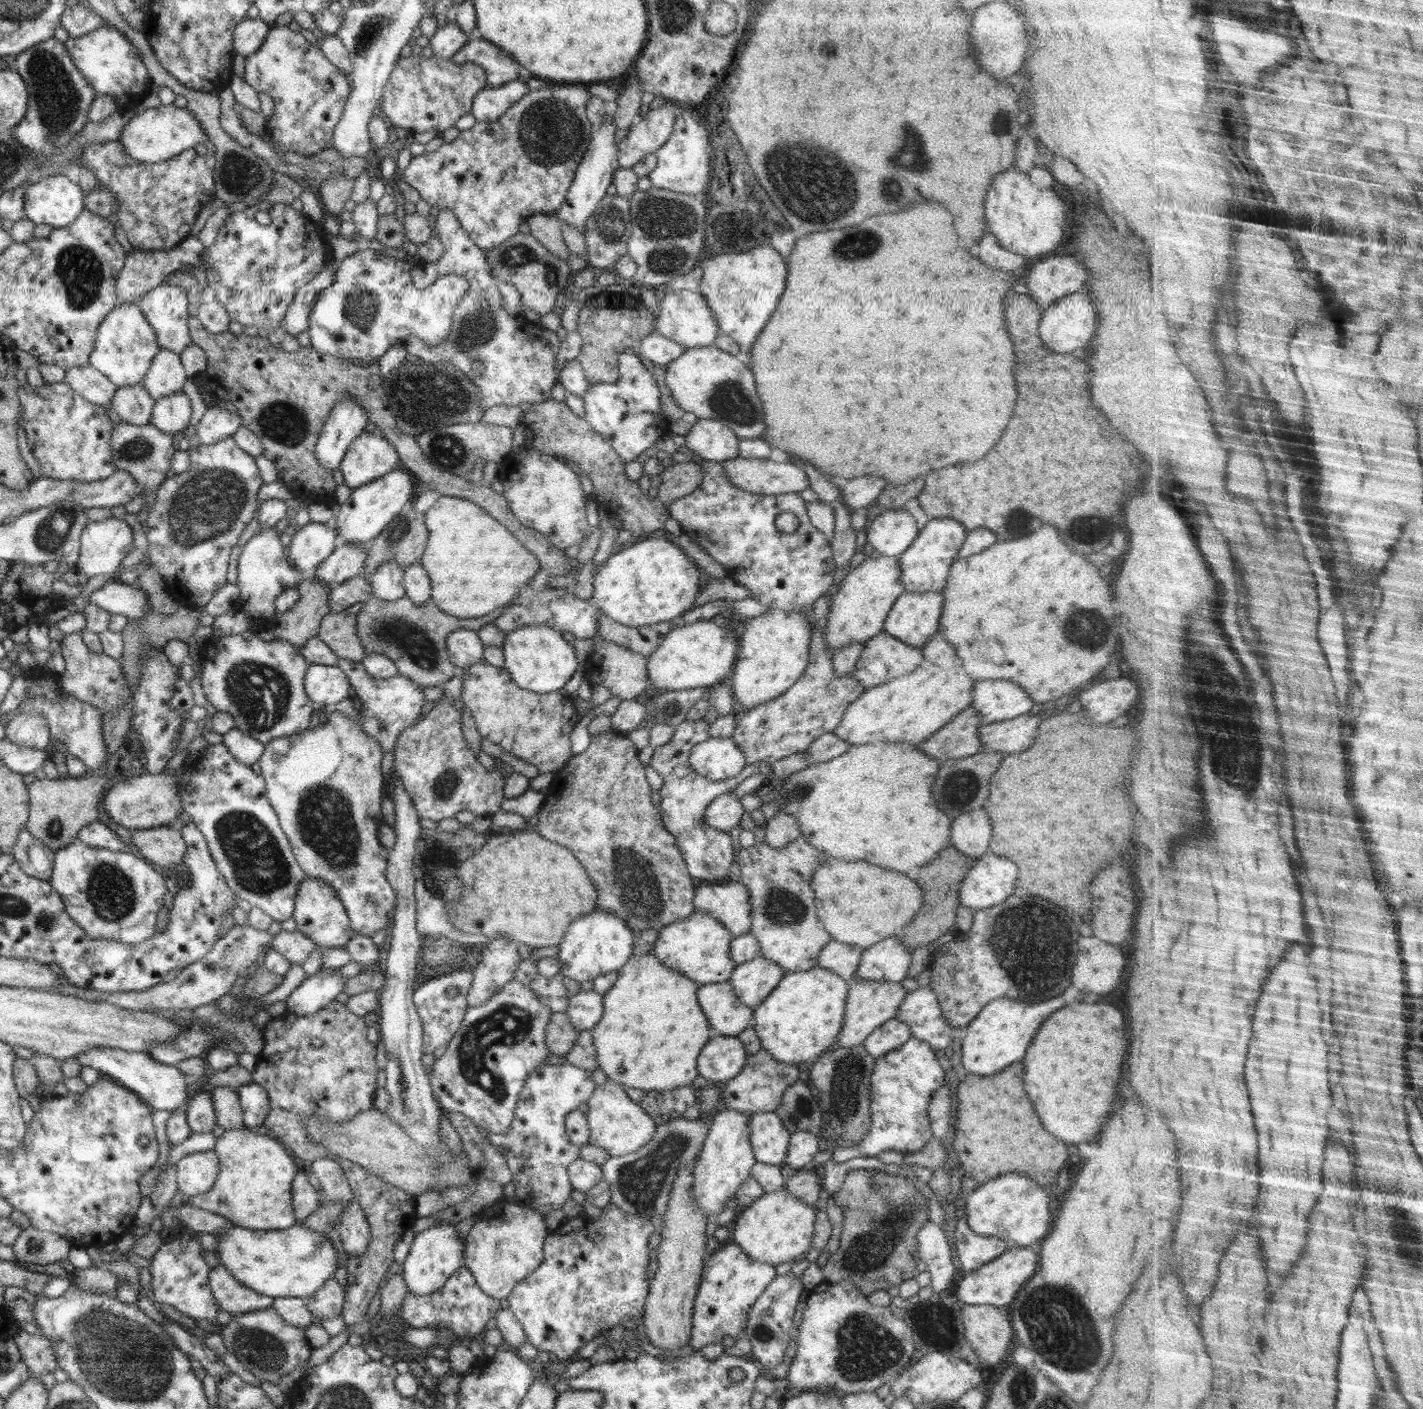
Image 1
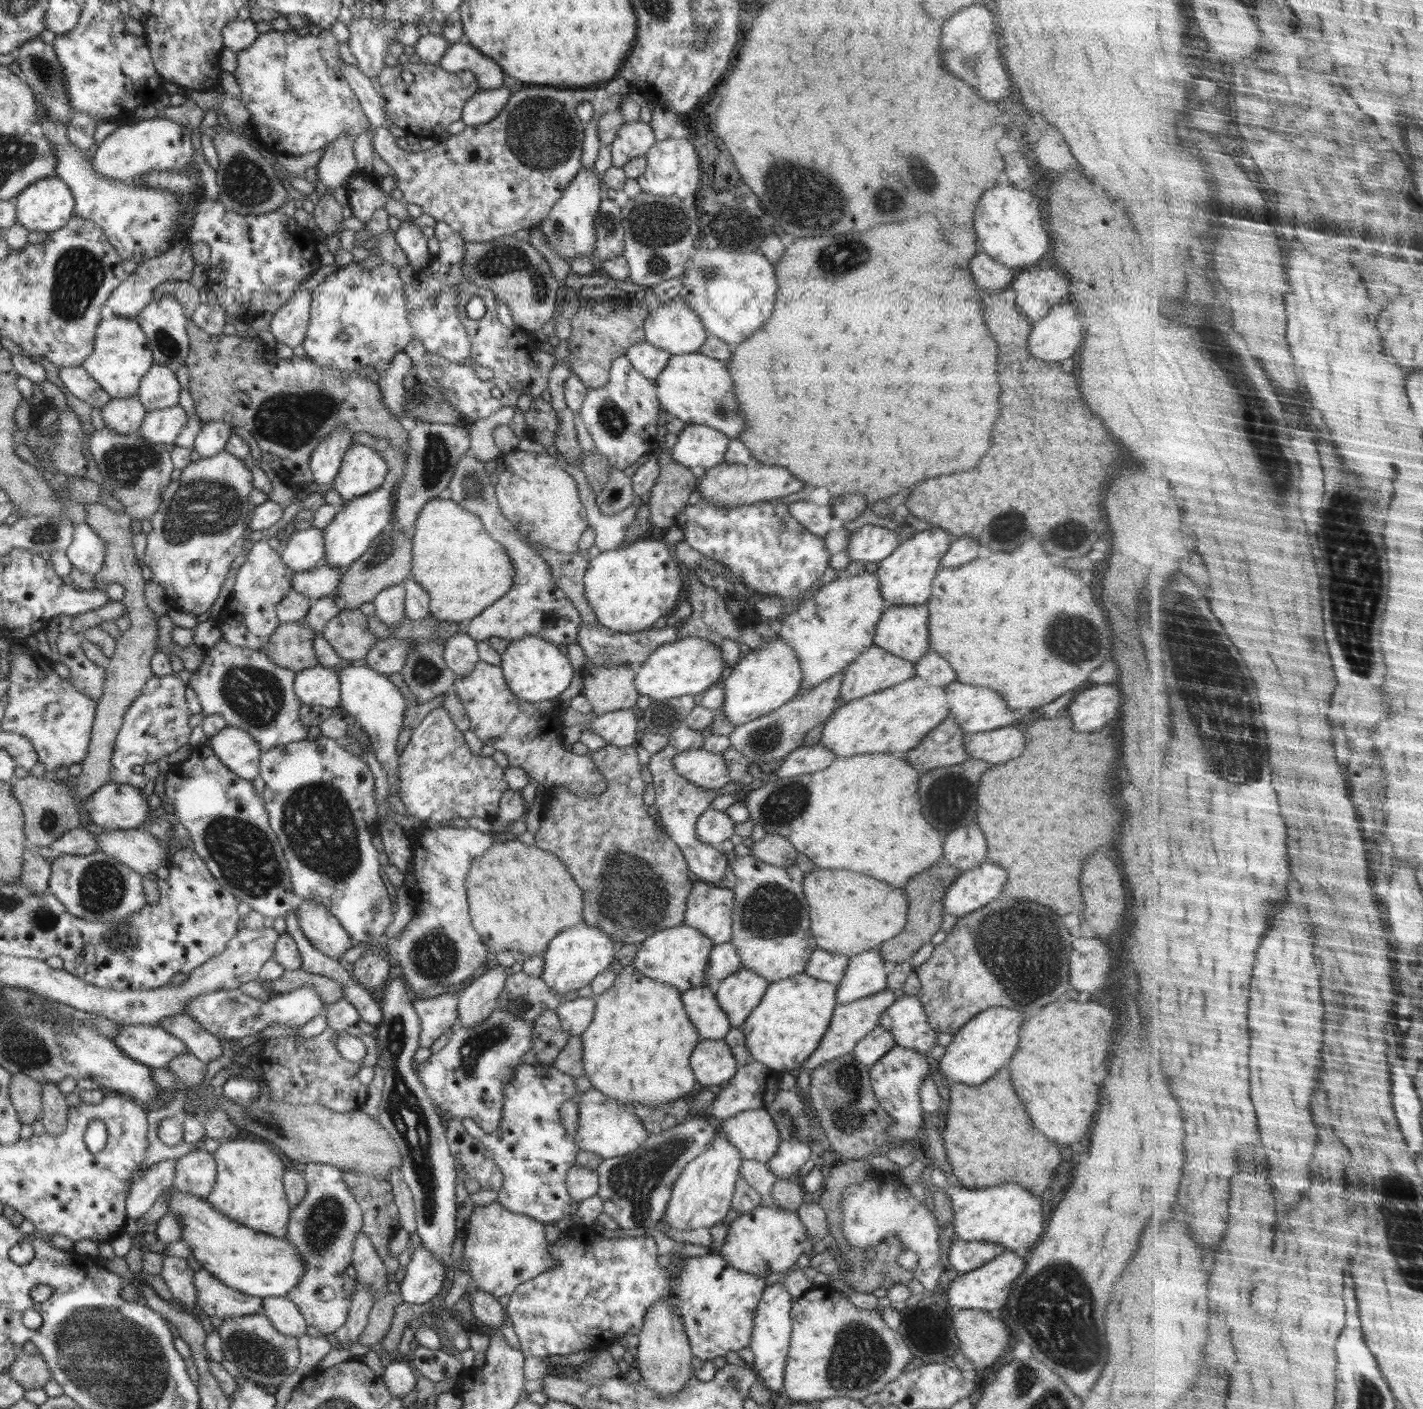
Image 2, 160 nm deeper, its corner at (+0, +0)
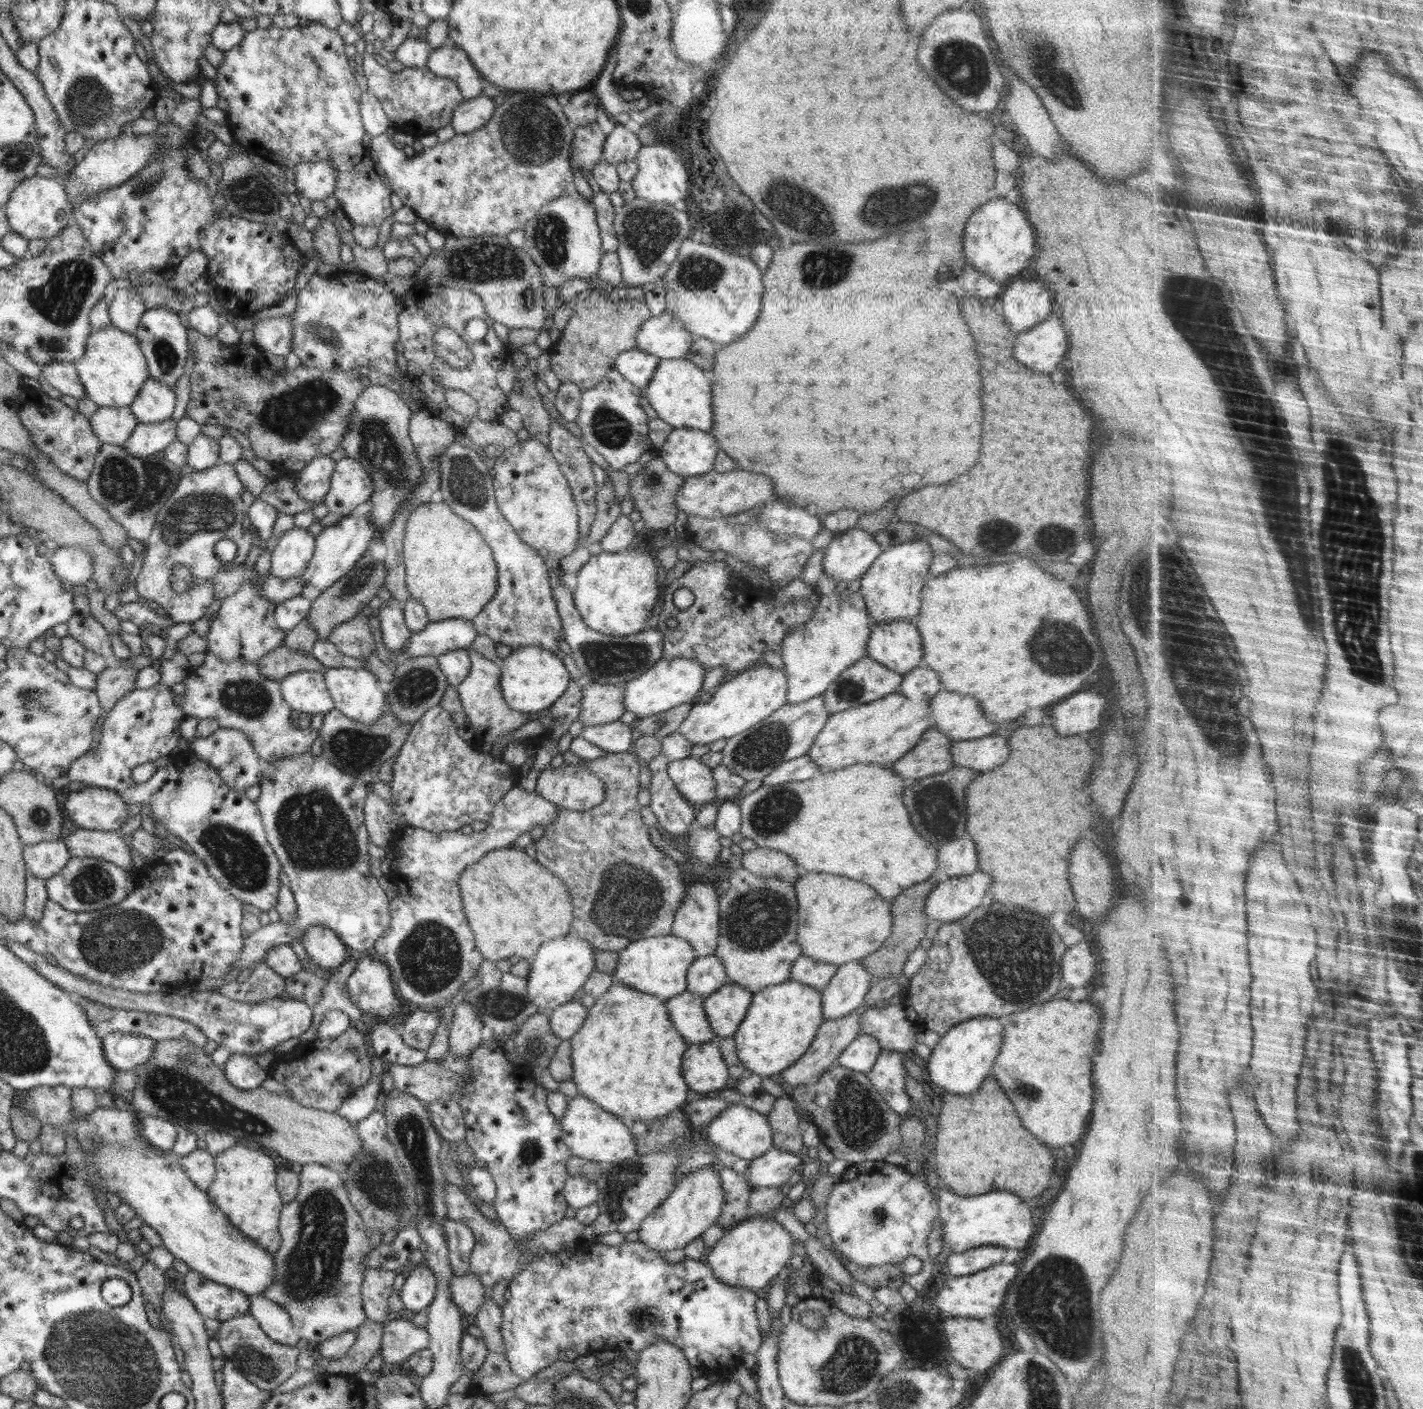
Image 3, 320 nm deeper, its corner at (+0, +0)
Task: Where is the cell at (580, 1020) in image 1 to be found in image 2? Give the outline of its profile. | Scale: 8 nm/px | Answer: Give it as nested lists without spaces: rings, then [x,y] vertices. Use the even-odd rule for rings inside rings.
[[[577,997],[562,1001],[556,1008],[562,1030],[571,1036],[581,1036],[590,1026],[595,1011],[594,997]]]

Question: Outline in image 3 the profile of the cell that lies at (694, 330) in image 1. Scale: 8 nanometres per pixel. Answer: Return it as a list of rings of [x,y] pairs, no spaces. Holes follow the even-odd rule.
[[[663,312],[640,325],[635,348],[660,359],[683,358],[694,337],[674,315]]]

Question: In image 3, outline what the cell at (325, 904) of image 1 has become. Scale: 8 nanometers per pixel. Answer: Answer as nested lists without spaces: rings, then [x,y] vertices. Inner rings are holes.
[[[320,925],[307,929],[301,943],[311,961],[324,969],[336,970],[352,955],[334,931]]]

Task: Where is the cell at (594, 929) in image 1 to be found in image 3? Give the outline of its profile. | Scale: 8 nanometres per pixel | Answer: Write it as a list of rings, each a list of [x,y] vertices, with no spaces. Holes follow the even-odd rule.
[[[566,934],[564,937],[554,938],[543,942],[538,948],[535,957],[530,962],[531,967],[527,976],[528,998],[537,1006],[538,1013],[550,1013],[554,1008],[573,1000],[574,994],[578,992],[588,980],[588,975],[595,970],[594,948],[586,939]]]

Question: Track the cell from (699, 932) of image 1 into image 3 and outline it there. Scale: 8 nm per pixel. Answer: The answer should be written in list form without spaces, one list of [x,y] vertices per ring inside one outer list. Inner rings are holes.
[[[673,934],[642,938],[620,950],[618,964],[612,974],[613,980],[615,978],[617,982],[623,982],[632,989],[667,1001],[686,991],[687,972],[694,959],[696,955],[692,945],[683,938]]]

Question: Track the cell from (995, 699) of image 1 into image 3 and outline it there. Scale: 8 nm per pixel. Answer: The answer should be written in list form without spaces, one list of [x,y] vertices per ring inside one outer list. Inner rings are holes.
[[[937,692],[931,699],[933,726],[952,741],[970,740],[990,735],[1004,725],[990,722],[980,704],[970,696]]]

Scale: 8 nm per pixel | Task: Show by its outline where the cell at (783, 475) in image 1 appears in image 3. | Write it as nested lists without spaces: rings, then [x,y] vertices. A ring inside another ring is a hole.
[[[740,468],[728,472],[712,470],[708,474],[688,476],[675,494],[675,505],[679,510],[685,512],[687,516],[699,516],[700,518],[737,515],[758,504],[772,503],[776,500],[778,498],[776,494],[772,494],[770,478]]]

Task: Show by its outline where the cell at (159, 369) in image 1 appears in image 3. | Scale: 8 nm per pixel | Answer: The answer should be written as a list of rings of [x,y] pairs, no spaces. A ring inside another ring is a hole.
[[[149,377],[129,407],[136,420],[146,424],[171,418],[175,402],[174,390]]]

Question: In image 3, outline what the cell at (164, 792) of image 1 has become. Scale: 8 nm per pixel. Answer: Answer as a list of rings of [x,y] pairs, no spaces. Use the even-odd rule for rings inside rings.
[[[108,788],[71,790],[62,809],[78,829],[119,831],[130,818],[124,799]]]

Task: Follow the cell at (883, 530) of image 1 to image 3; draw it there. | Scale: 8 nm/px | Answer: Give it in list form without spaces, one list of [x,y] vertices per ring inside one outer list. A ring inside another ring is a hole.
[[[856,526],[837,534],[823,549],[823,572],[837,584],[860,578],[882,552],[876,539]]]

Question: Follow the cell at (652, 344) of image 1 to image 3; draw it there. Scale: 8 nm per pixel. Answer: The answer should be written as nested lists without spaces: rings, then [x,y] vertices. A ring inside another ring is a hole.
[[[634,348],[622,352],[614,361],[613,369],[637,388],[646,389],[658,364],[660,364],[659,360],[660,358],[653,354]]]

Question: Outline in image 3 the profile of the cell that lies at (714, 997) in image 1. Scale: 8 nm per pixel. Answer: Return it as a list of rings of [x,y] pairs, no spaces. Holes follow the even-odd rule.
[[[684,991],[665,1002],[668,1016],[688,1044],[716,1041],[704,1010],[703,1000],[698,994]]]

